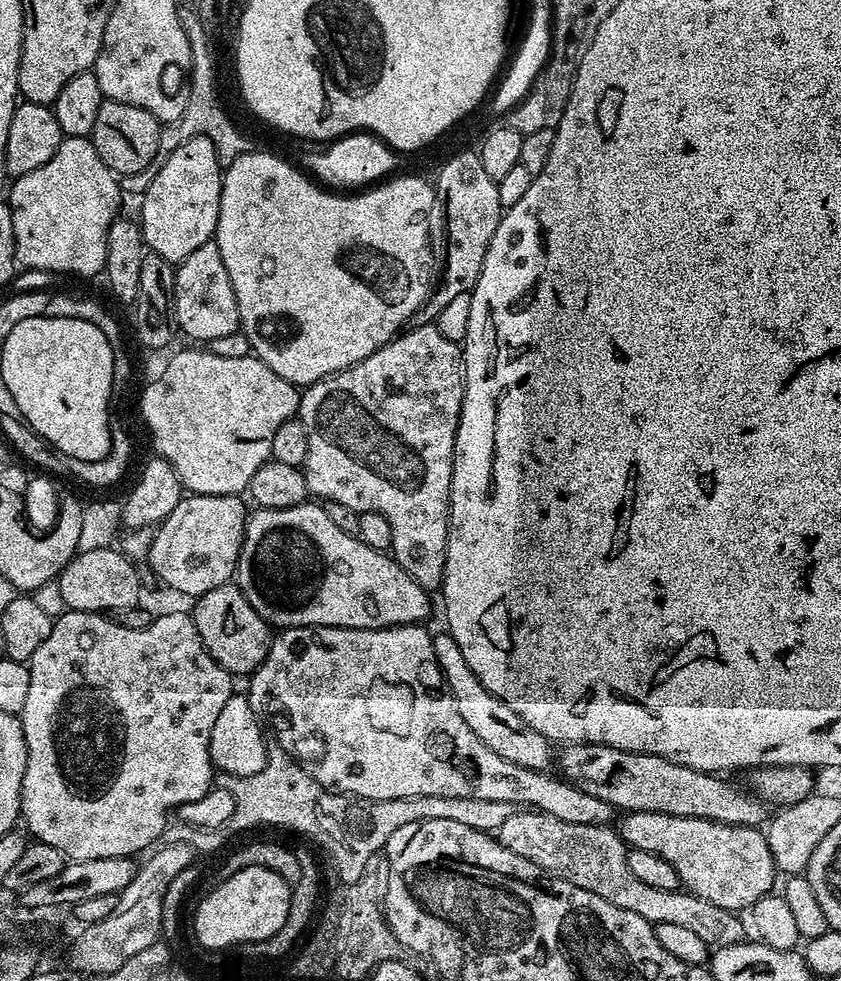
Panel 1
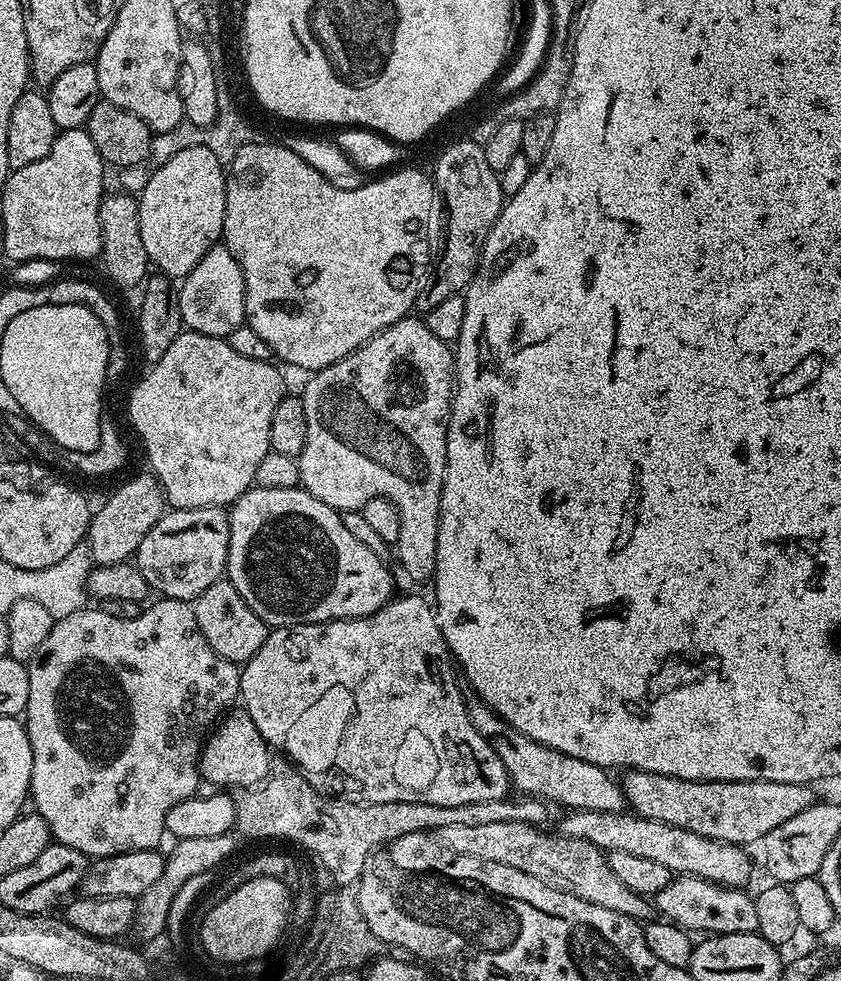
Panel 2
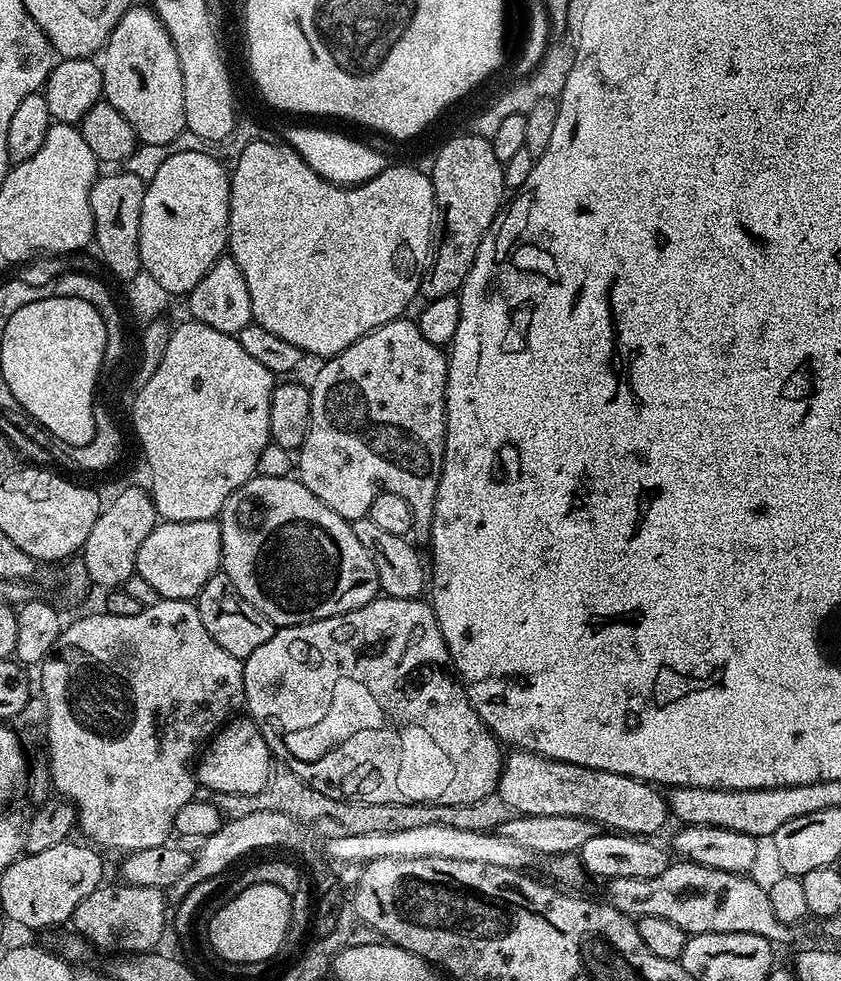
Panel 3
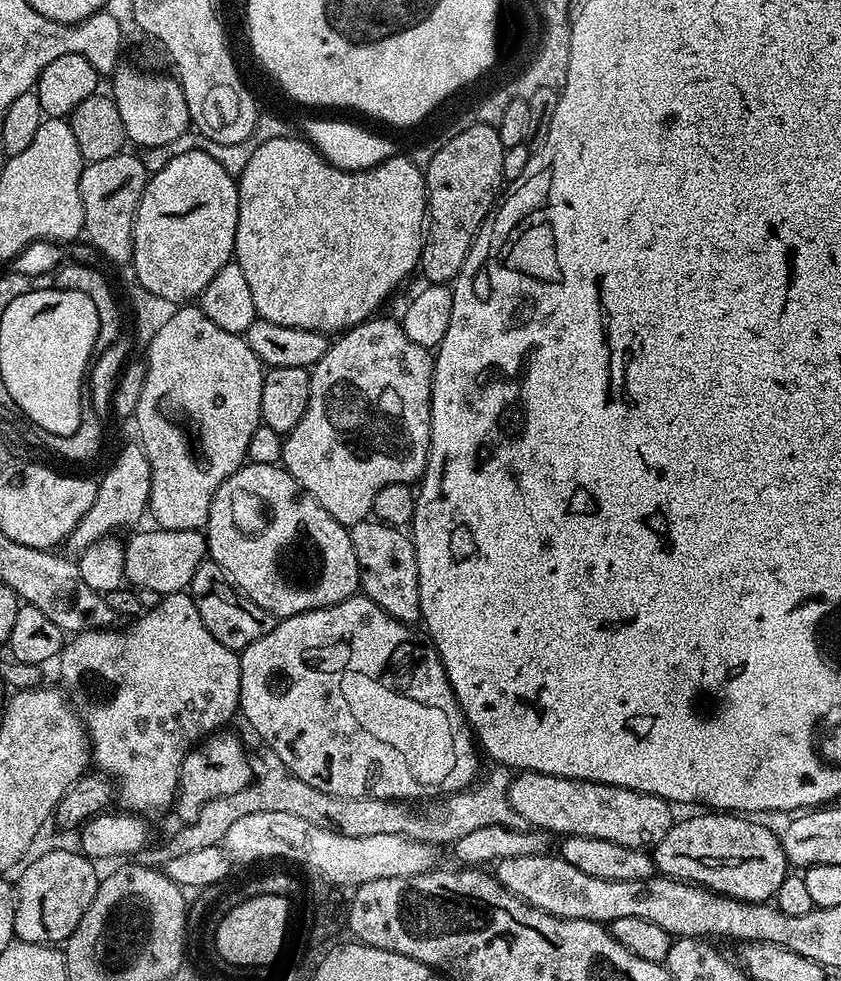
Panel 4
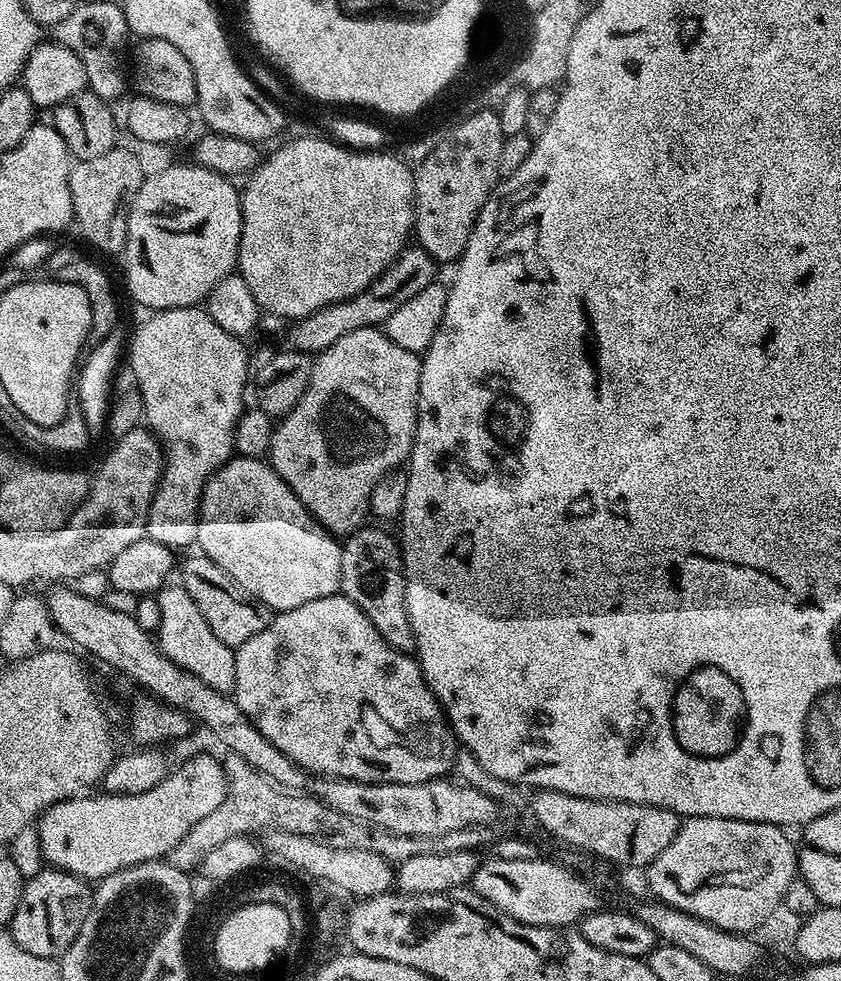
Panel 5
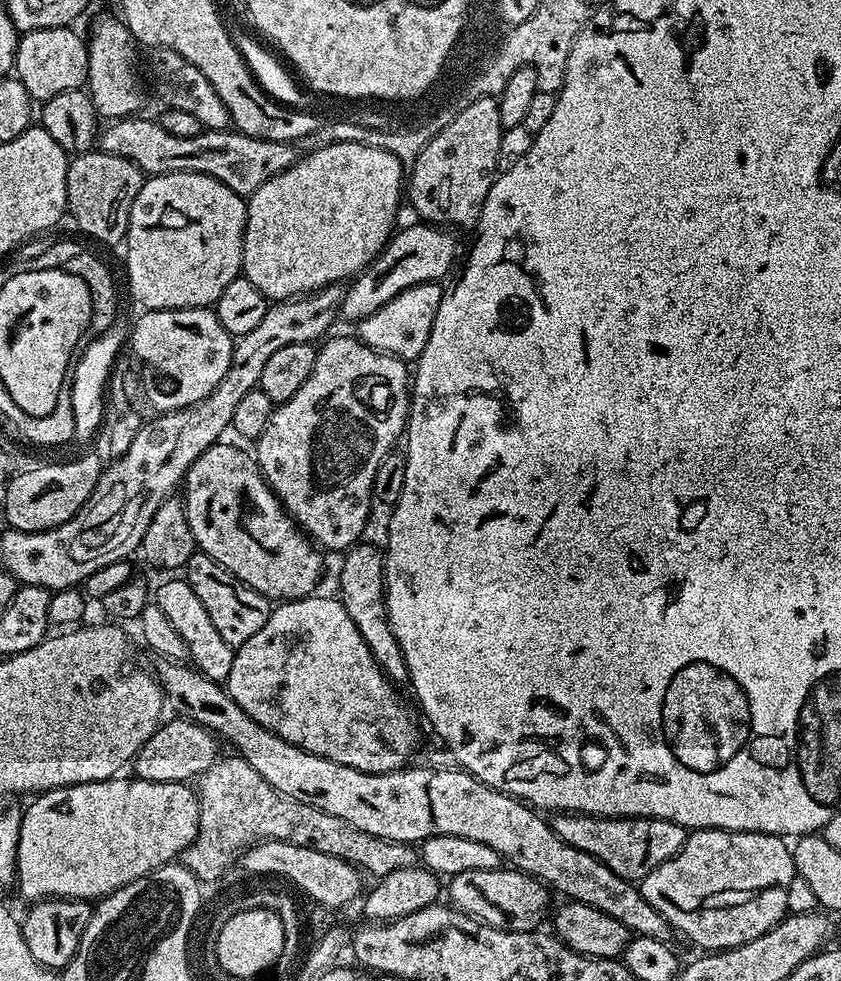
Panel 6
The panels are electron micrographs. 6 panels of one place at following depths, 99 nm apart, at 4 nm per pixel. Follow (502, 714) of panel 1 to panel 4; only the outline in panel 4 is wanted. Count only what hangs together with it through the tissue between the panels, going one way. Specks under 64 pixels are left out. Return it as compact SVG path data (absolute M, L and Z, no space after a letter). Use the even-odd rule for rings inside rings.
M520 772L513 776L516 777L512 784L510 780L506 788L508 805L520 815L525 825L545 834L557 832L560 838L602 838L618 846L652 850L662 838L666 838L674 823L673 805L645 792L541 772Z

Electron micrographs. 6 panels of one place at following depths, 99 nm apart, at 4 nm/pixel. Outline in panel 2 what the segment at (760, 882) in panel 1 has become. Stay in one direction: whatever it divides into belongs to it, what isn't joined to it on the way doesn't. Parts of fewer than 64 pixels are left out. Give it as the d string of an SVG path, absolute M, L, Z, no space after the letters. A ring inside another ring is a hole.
M572 810L561 822L558 828L559 835L570 838L582 838L582 842L590 842L598 846L601 852L617 852L622 850L626 854L634 854L641 858L650 858L653 862L658 862L661 866L669 868L673 874L683 874L686 876L697 876L703 880L709 880L715 884L721 884L723 888L743 889L744 883L752 876L752 860L747 856L745 849L738 844L727 844L714 838L706 838L702 834L694 834L690 830L682 830L678 826L666 826L662 822L654 822L650 818L642 818L631 811L622 812L599 812L598 810L582 810L581 812Z

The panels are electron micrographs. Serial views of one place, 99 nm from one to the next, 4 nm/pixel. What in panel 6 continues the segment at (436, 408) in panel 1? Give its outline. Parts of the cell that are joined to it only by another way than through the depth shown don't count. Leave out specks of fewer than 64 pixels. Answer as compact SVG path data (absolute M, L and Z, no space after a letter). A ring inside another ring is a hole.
M355 335L336 336L325 339L319 345L314 370L310 370L310 378L302 382L298 394L286 402L275 405L272 410L272 417L262 430L260 437L254 441L254 455L256 464L260 467L260 473L264 475L264 481L272 487L272 492L280 499L281 504L287 510L289 516L296 521L301 532L307 534L321 549L340 548L347 550L361 539L364 532L364 519L368 516L368 511L374 507L372 498L372 483L374 482L374 470L386 458L386 454L397 447L396 439L405 435L408 427L408 406L410 403L410 368L405 361L400 360L397 356L391 356L385 352L377 352L375 348L366 346Z

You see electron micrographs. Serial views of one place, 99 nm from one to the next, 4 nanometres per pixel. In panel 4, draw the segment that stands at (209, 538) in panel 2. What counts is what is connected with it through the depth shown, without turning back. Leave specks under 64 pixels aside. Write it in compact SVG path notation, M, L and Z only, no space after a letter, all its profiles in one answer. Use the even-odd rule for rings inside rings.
M153 527L152 532L140 532L127 538L124 544L125 581L133 589L158 590L160 593L183 592L194 578L194 570L208 556L208 541L200 530L166 530Z

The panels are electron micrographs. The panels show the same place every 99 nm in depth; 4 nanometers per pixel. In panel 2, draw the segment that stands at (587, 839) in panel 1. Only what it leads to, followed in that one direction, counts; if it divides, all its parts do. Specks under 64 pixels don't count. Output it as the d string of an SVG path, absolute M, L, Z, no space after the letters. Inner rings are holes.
M494 818L485 824L478 826L446 826L439 829L439 839L443 841L452 851L463 856L473 856L486 862L502 862L502 866L514 866L514 870L522 870L522 874L534 874L534 878L542 878L550 886L554 886L563 892L574 894L586 902L594 902L594 906L606 906L606 910L618 910L618 914L632 916L641 922L648 922L653 919L654 908L649 897L634 894L626 886L622 886L619 878L615 877L614 870L610 870L608 857L601 852L598 846L590 842L582 842L582 838L570 838L535 828L524 820L500 820Z

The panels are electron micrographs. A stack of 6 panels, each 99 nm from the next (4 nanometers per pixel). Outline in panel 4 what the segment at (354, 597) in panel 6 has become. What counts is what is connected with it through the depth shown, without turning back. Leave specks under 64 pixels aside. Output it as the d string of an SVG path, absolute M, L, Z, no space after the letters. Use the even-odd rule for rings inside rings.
M369 518L351 525L352 545L360 567L363 595L368 596L386 614L403 624L415 625L420 620L418 598L418 558L407 531L381 524Z

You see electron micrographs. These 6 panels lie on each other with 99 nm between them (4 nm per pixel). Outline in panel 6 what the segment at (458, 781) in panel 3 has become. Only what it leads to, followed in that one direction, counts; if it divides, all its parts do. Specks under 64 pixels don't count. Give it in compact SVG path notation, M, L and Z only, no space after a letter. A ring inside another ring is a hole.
M320 595L277 603L266 626L262 626L250 642L233 651L226 681L230 698L234 698L238 707L246 710L258 726L266 726L266 730L278 734L278 738L286 738L286 742L297 744L310 754L342 762L342 766L354 766L354 770L363 772L403 769L420 744L417 713L411 703L404 704L392 681L386 679L378 662L374 662L370 646L366 646L362 634L358 634L358 626L354 626L350 614L346 614L344 603L335 595Z

